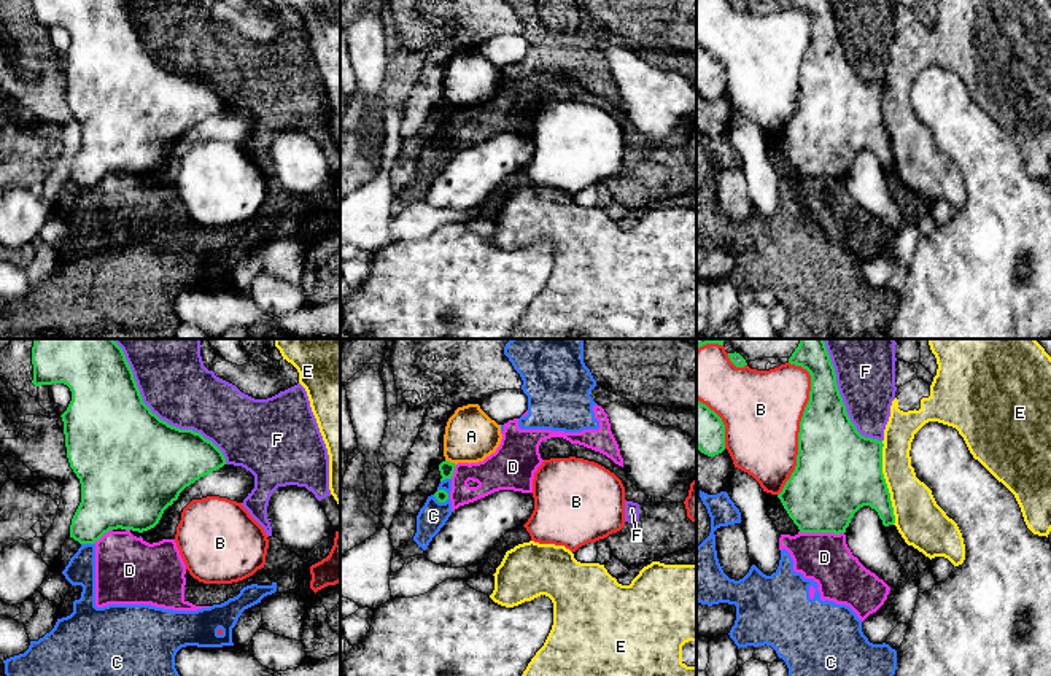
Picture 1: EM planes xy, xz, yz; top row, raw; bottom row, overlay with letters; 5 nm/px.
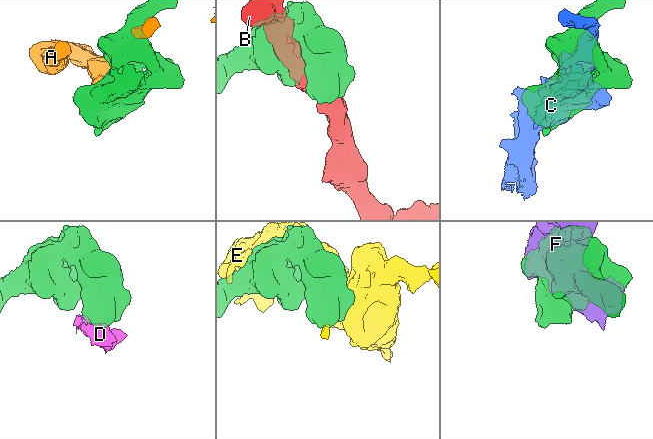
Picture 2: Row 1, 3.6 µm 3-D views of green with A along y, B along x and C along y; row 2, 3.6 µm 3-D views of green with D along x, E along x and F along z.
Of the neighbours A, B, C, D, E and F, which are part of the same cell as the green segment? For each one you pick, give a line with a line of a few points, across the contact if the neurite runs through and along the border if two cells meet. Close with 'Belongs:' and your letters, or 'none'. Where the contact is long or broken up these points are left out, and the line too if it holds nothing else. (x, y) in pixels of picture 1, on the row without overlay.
Belongs: none

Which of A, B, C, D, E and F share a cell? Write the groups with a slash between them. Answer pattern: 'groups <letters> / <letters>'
groups A / B / C D / E / F

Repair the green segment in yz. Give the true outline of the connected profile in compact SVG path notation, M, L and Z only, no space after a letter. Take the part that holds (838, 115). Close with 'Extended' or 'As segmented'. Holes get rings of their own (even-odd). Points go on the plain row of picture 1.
M790 0L811 19L797 110L778 138L801 177L846 177L854 157L870 150L884 170L895 167L882 118L882 84L862 80L851 65L830 0Z. As segmented

